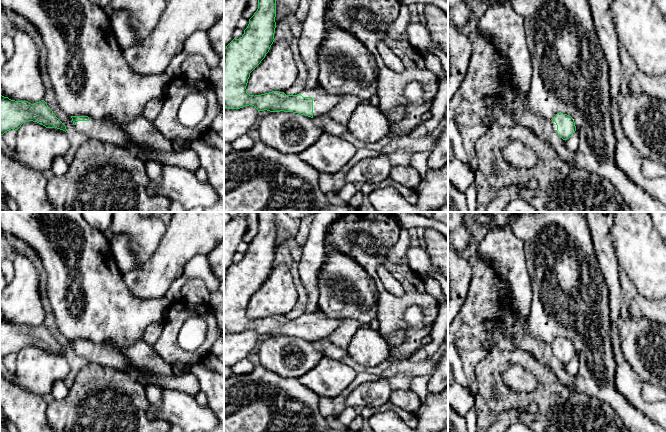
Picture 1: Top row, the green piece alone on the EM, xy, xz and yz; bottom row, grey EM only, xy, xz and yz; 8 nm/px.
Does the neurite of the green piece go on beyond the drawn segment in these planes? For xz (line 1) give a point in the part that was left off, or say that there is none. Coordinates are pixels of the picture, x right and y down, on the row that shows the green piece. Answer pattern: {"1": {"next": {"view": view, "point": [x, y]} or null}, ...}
{"1": {"next": {"view": "xz", "point": [323, 102]}}}

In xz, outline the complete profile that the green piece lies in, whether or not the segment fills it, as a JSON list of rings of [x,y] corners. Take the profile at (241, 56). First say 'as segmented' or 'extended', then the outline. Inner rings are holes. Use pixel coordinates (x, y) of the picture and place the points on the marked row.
extended | [[[258,0],[258,9],[249,19],[244,34],[239,39],[233,39],[224,49],[224,107],[240,109],[252,105],[258,112],[293,112],[308,117],[328,114],[340,101],[341,96],[328,93],[319,86],[316,89],[305,89],[297,95],[286,95],[284,92],[272,91],[261,95],[249,95],[247,83],[250,73],[261,63],[274,42],[276,28],[276,0]]]

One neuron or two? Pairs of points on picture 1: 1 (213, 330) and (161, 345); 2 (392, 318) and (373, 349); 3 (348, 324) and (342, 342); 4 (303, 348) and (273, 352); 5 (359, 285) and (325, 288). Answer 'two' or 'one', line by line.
1: one
2: two
3: one
4: one
5: one

